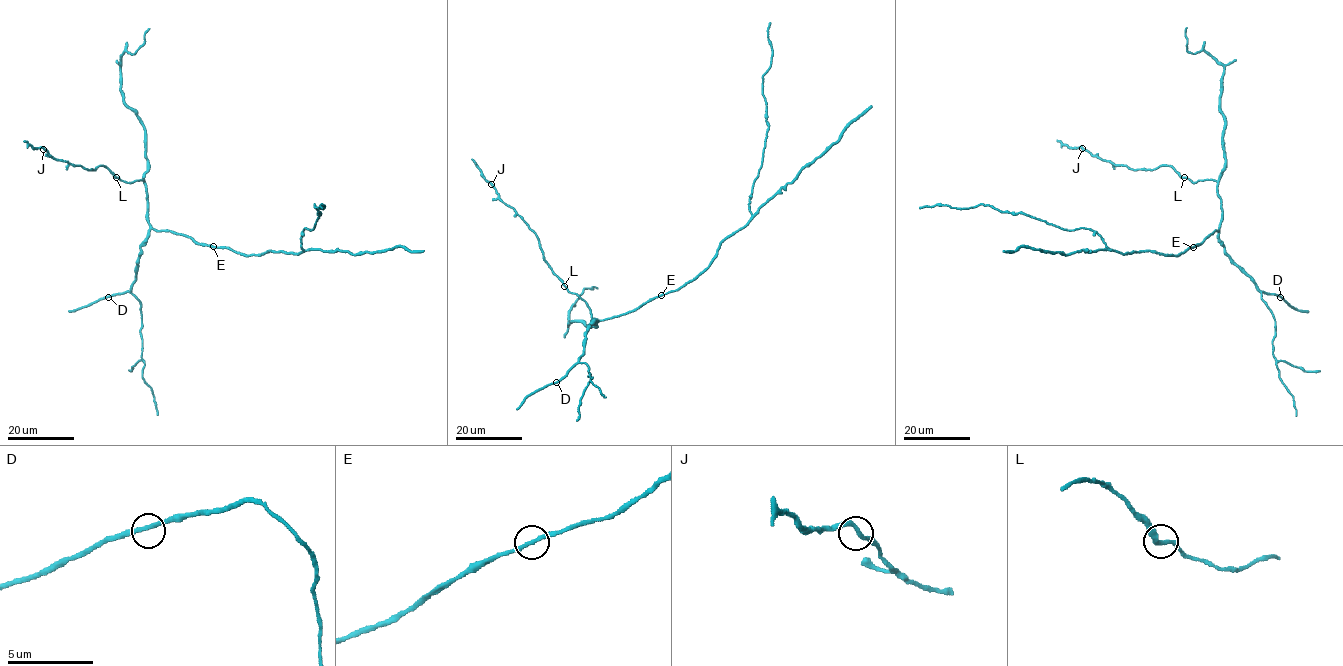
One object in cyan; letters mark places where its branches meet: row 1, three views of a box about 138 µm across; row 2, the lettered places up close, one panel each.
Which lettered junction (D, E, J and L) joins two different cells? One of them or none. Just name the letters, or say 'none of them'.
none of them

